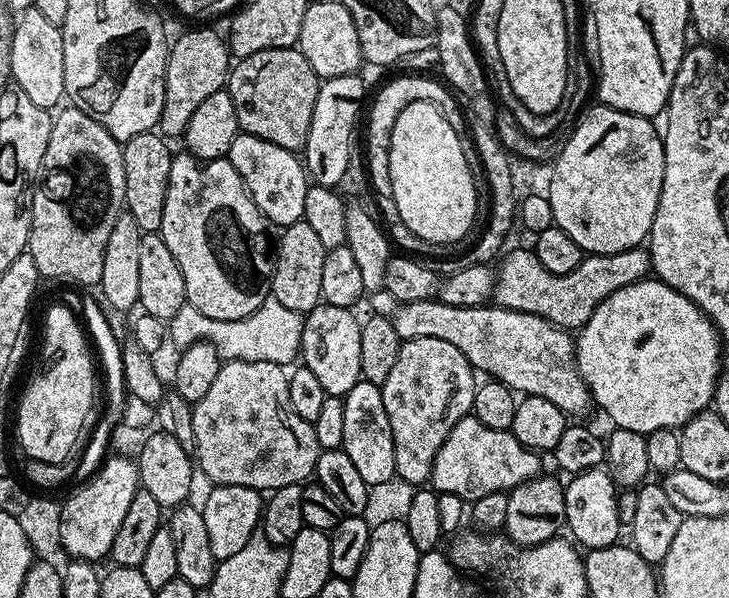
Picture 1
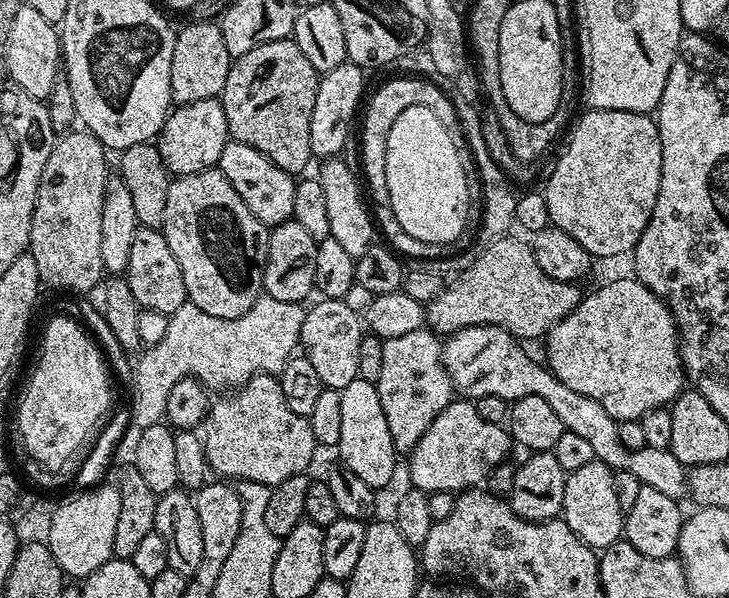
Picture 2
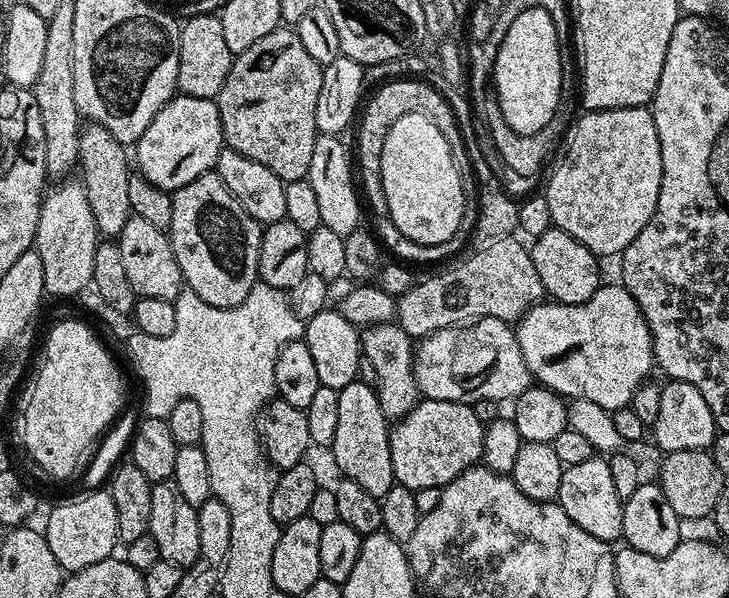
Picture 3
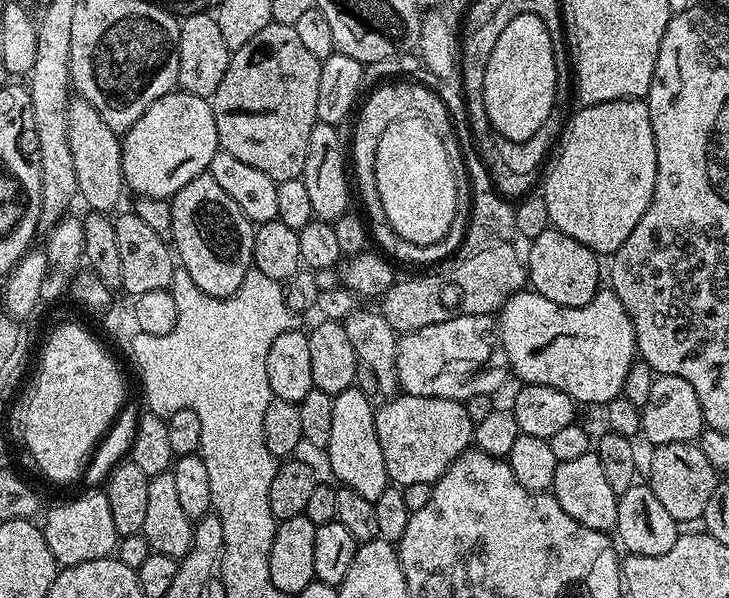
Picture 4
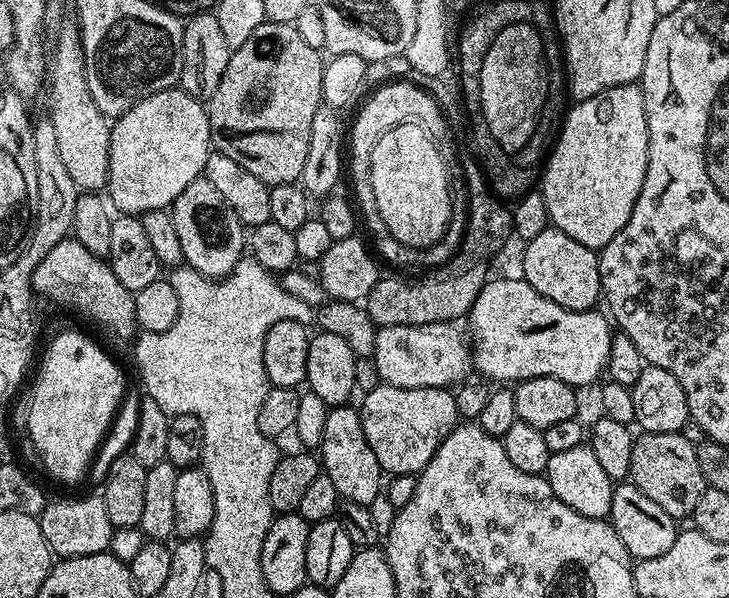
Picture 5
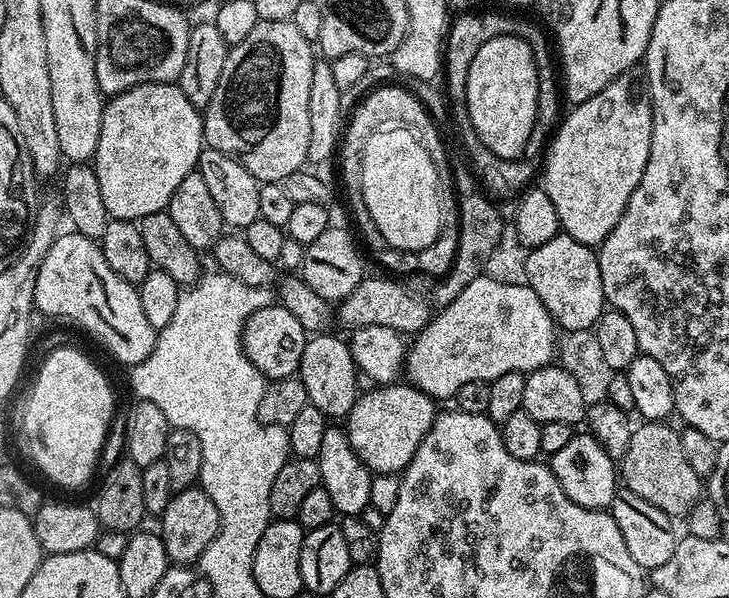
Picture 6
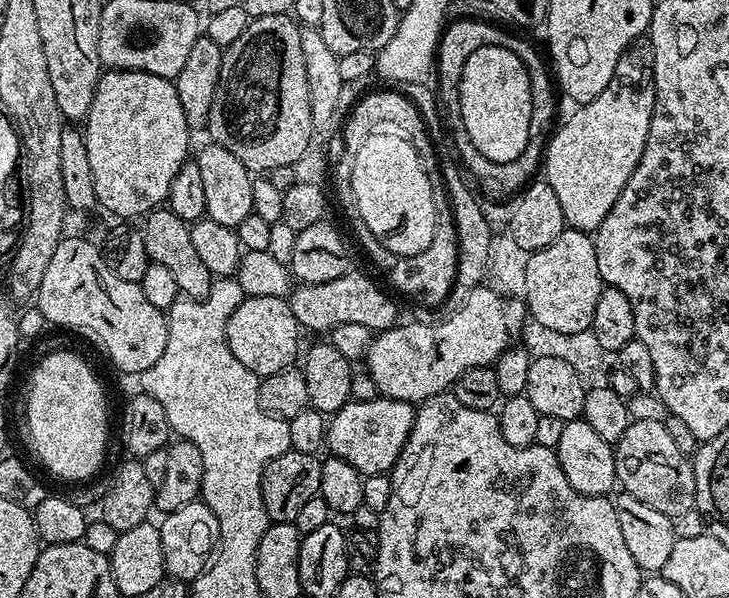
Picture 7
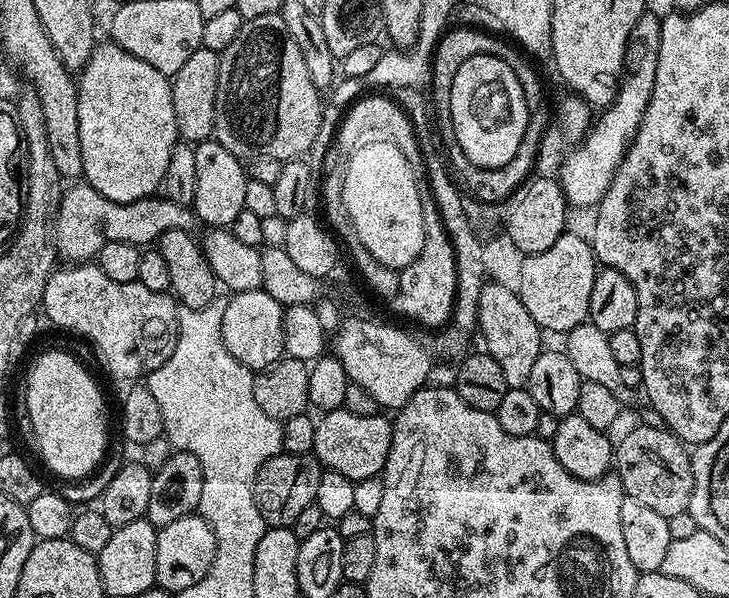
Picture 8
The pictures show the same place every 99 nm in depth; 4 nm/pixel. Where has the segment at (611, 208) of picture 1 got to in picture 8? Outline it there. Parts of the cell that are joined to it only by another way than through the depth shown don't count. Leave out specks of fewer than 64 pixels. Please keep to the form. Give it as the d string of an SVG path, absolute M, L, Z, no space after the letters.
M646 10L634 22L624 55L624 74L620 78L620 89L614 102L595 117L594 123L584 133L578 146L560 164L558 179L569 205L573 209L599 205L606 194L626 150L632 144L634 134L646 114L650 94L654 94L654 78L658 78L658 46L662 42L661 17Z

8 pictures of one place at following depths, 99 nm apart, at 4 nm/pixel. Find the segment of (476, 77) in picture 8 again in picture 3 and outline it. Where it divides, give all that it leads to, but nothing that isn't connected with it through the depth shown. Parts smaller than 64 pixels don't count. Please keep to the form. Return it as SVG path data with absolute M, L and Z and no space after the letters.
M522 10L522 14L518 14L518 18L508 24L500 49L496 52L490 84L501 106L502 118L518 134L537 134L560 108L562 58L558 46L558 30L554 30L554 22L546 10Z

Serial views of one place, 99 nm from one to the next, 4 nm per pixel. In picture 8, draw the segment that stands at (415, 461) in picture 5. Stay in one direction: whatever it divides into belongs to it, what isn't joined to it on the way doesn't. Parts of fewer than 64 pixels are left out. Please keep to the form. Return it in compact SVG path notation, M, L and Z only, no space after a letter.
M344 407L323 413L316 420L311 455L319 460L321 469L342 474L353 482L380 476L386 466L392 441L392 420L384 416L387 415L367 417L352 414Z

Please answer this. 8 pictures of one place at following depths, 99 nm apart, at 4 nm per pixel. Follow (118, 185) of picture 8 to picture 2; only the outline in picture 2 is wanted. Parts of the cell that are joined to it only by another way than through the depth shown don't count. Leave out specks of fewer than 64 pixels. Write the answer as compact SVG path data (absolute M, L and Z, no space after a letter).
M219 99L203 100L193 104L181 104L169 111L158 137L158 147L169 173L178 177L217 167L229 139L226 110Z

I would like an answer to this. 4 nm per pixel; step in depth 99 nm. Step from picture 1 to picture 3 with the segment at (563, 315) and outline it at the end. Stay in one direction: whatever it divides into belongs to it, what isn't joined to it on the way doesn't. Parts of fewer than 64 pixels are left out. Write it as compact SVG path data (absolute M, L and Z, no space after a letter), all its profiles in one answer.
M511 238L494 242L489 248L476 248L473 253L473 256L466 257L457 268L452 268L449 272L440 272L437 276L426 277L425 280L417 279L410 290L399 296L396 301L395 323L406 330L408 336L423 338L434 331L481 320L487 316L516 322L535 304L545 299L542 278L538 278L538 270L534 270L531 251L522 249Z

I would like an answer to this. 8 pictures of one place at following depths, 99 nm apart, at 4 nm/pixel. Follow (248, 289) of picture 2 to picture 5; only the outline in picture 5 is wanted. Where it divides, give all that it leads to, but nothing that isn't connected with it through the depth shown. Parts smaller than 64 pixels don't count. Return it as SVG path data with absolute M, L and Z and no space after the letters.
M206 179L190 182L182 194L170 206L174 230L178 230L178 242L182 242L184 264L198 270L204 276L219 278L229 272L246 252L246 229L238 214L226 206L222 194Z

